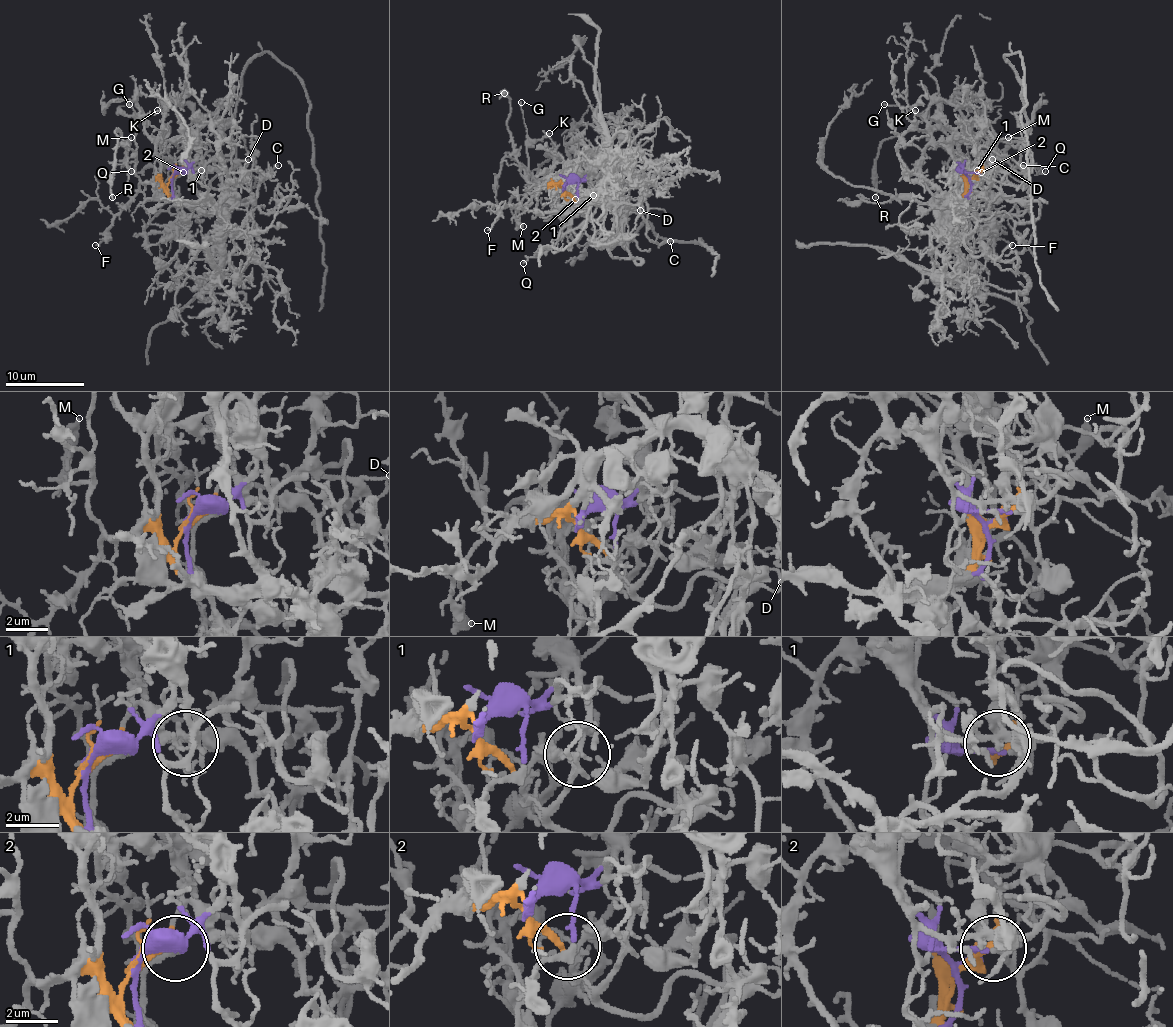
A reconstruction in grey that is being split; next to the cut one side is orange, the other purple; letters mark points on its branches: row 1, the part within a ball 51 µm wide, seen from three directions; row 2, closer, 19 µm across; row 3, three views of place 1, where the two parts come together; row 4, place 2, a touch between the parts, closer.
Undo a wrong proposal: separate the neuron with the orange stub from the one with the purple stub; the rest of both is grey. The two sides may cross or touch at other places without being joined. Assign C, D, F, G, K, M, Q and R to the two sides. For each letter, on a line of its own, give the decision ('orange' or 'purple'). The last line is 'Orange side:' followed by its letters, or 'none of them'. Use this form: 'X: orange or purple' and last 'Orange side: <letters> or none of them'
C: purple
D: purple
F: orange
G: orange
K: orange
M: orange
Q: purple
R: orange
Orange side: F, G, K, M, R

